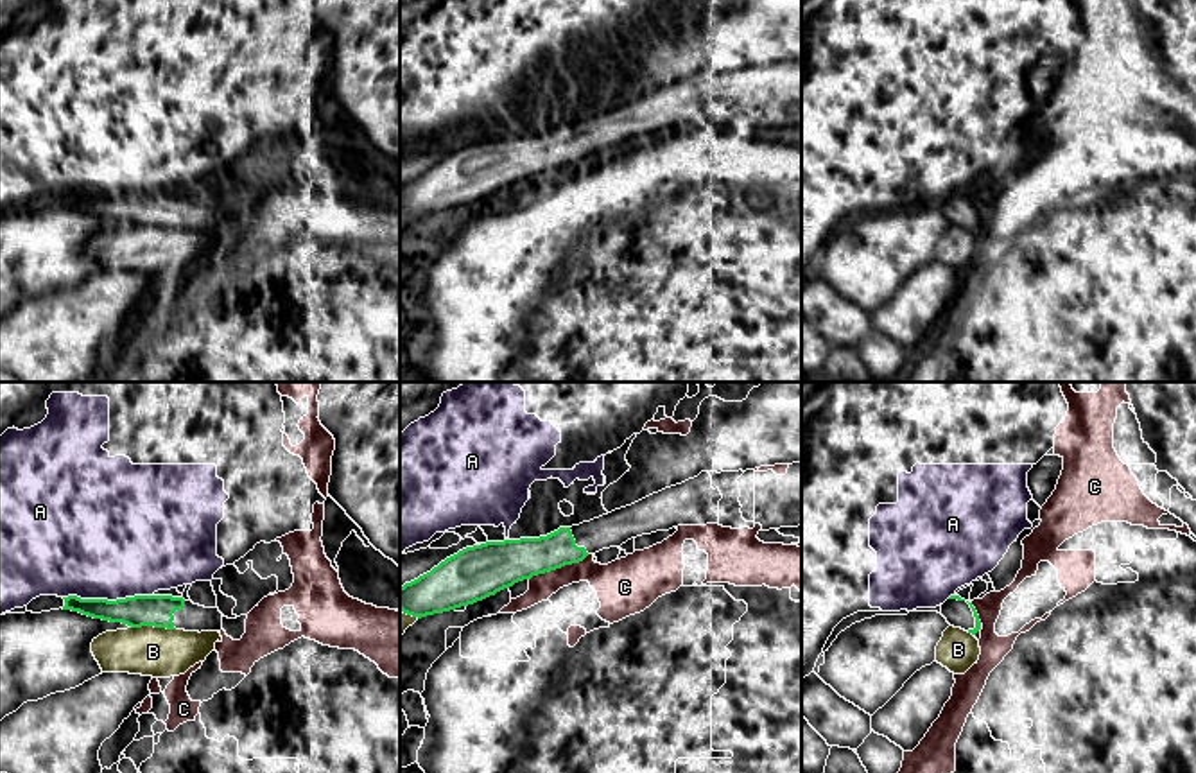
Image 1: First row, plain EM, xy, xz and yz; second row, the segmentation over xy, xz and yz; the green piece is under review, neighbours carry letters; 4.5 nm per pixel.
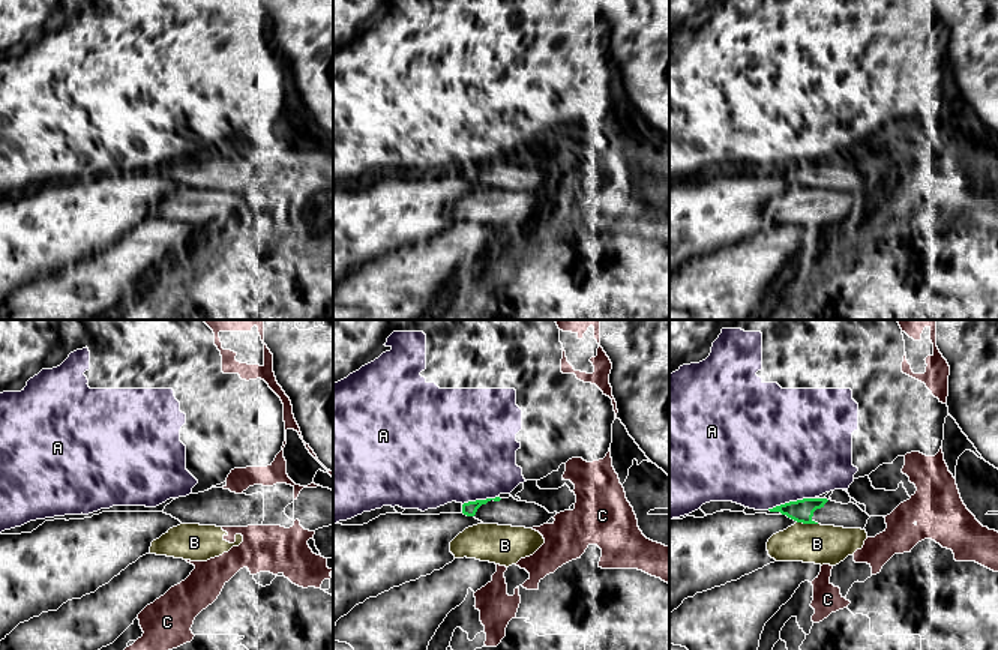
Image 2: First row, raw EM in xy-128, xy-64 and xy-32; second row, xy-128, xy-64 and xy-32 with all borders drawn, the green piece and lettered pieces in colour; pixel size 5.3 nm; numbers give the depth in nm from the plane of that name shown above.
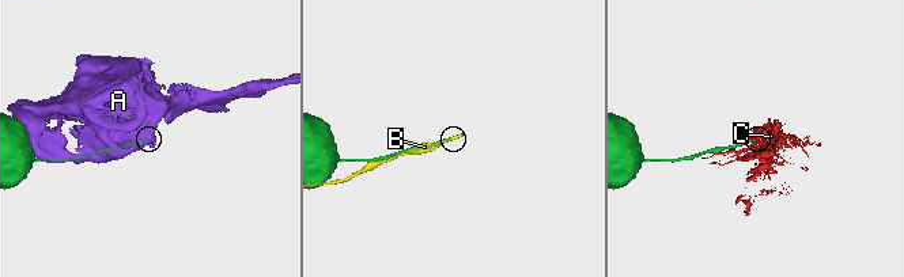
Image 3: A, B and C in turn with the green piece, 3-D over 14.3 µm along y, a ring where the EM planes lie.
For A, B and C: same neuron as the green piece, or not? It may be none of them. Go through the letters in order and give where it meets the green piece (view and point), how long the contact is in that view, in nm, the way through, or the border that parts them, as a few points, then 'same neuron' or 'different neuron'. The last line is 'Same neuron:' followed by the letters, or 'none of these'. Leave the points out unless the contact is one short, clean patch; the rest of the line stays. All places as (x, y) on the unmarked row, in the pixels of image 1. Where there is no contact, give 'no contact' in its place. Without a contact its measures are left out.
A: meets green in xy at (106, 198); contact 400 nm long; different neuron
B: meets green in xy at (153, 223); contact 200 nm long; different neuron
C: meets green in xz at (558, 165); contact 300 nm long; different neuron
Same neuron: none of these

